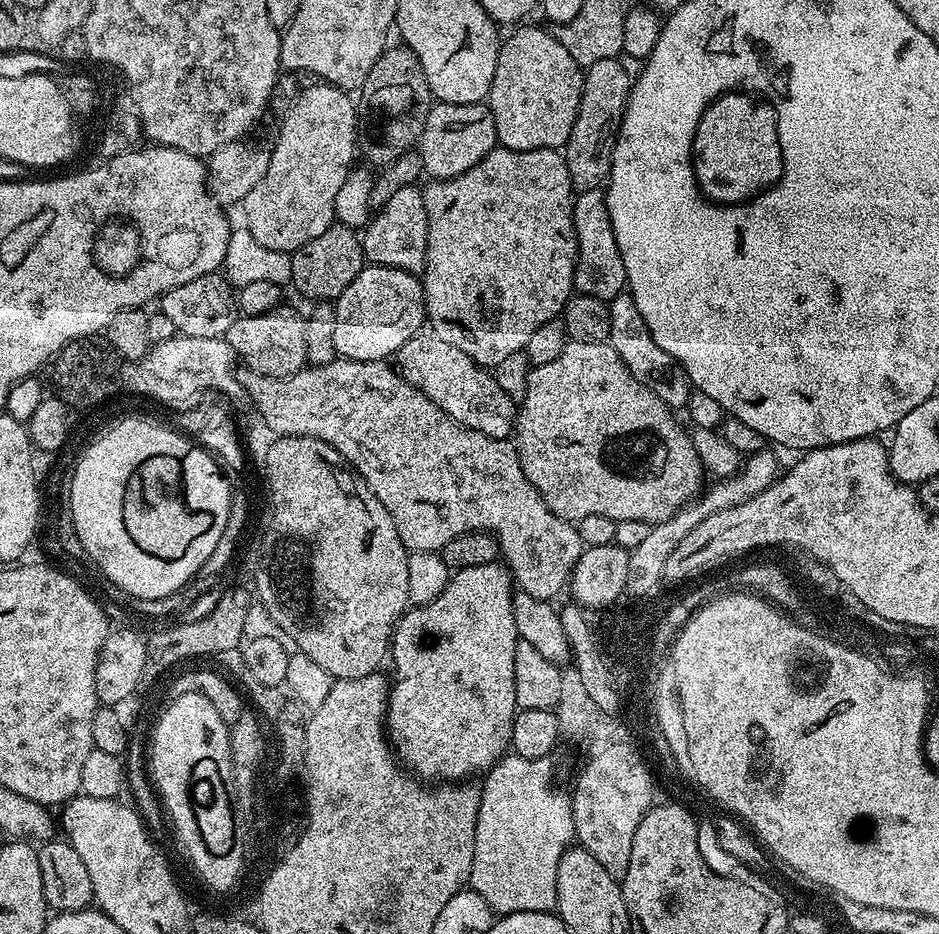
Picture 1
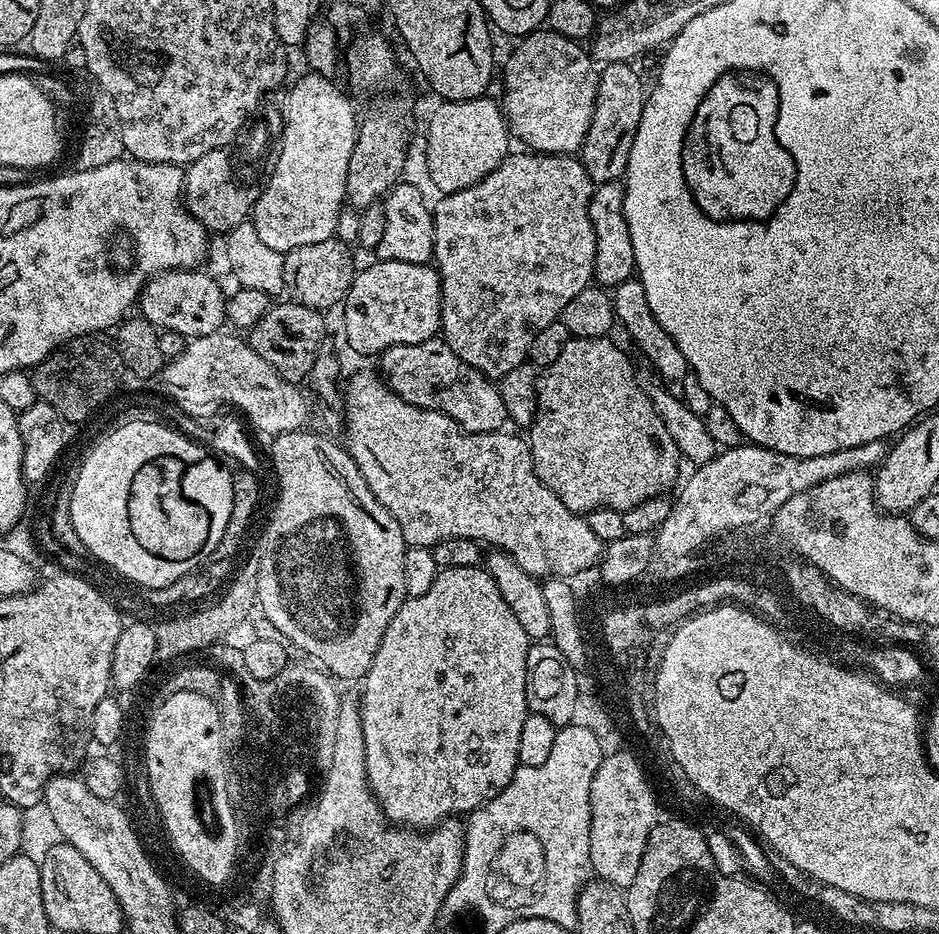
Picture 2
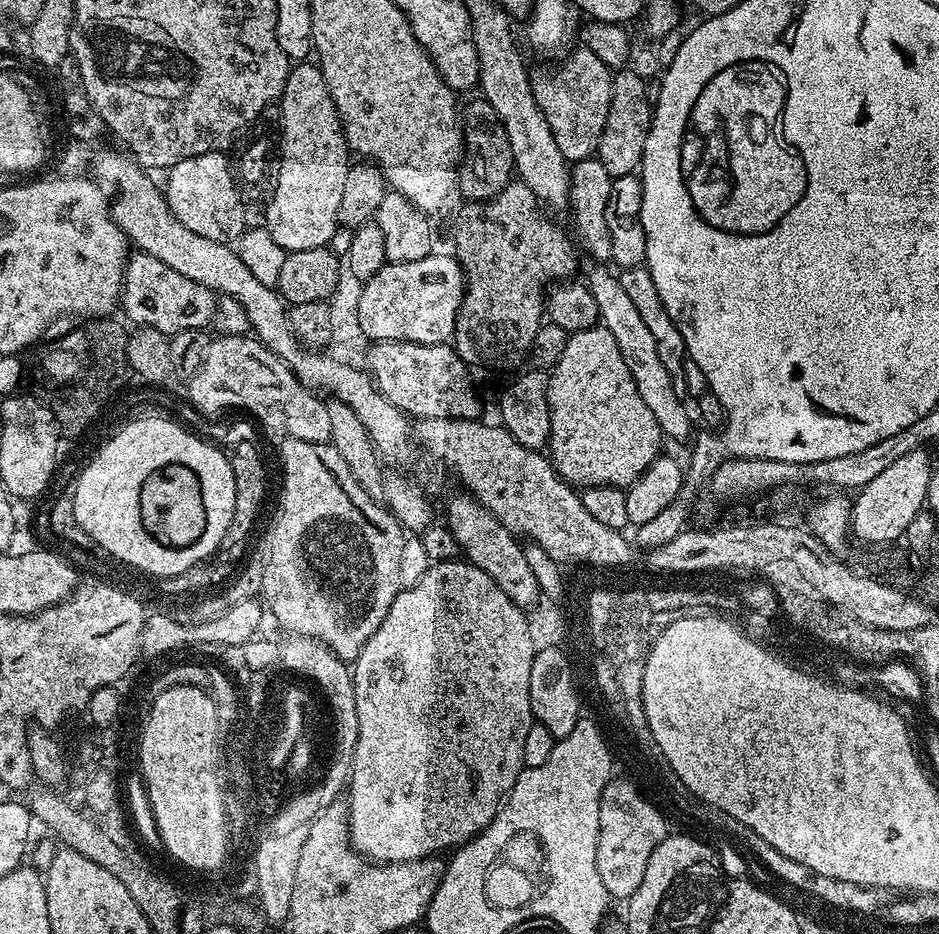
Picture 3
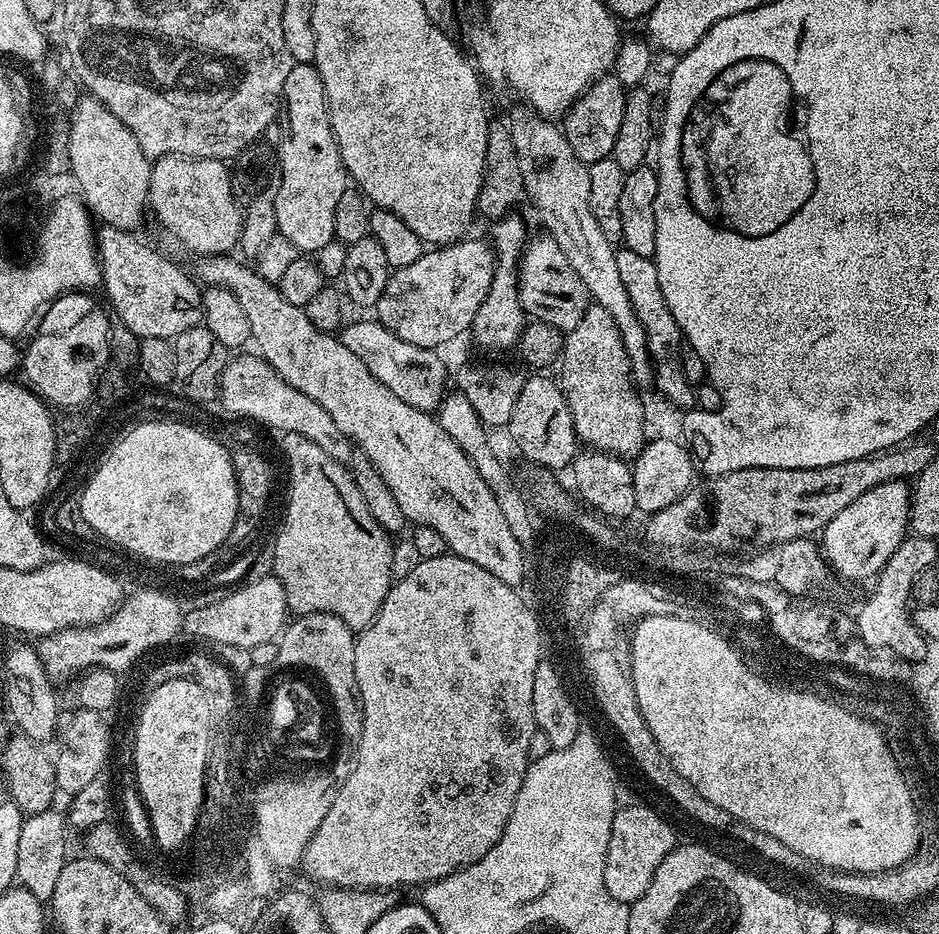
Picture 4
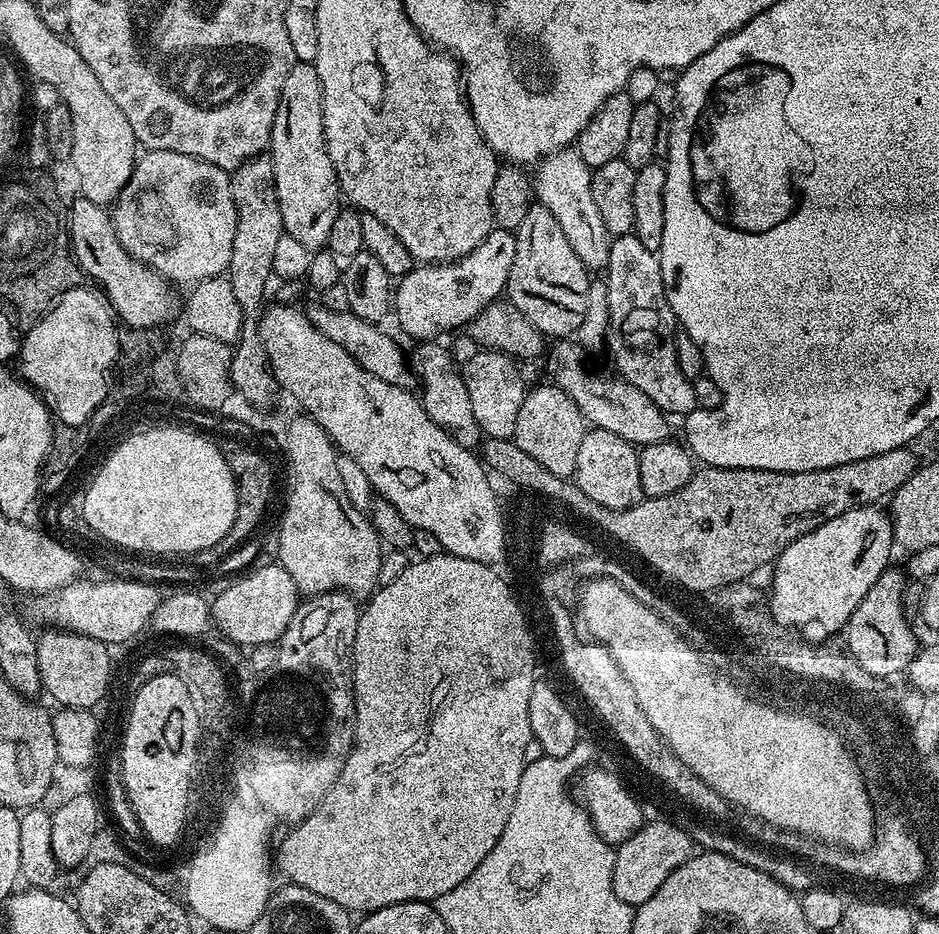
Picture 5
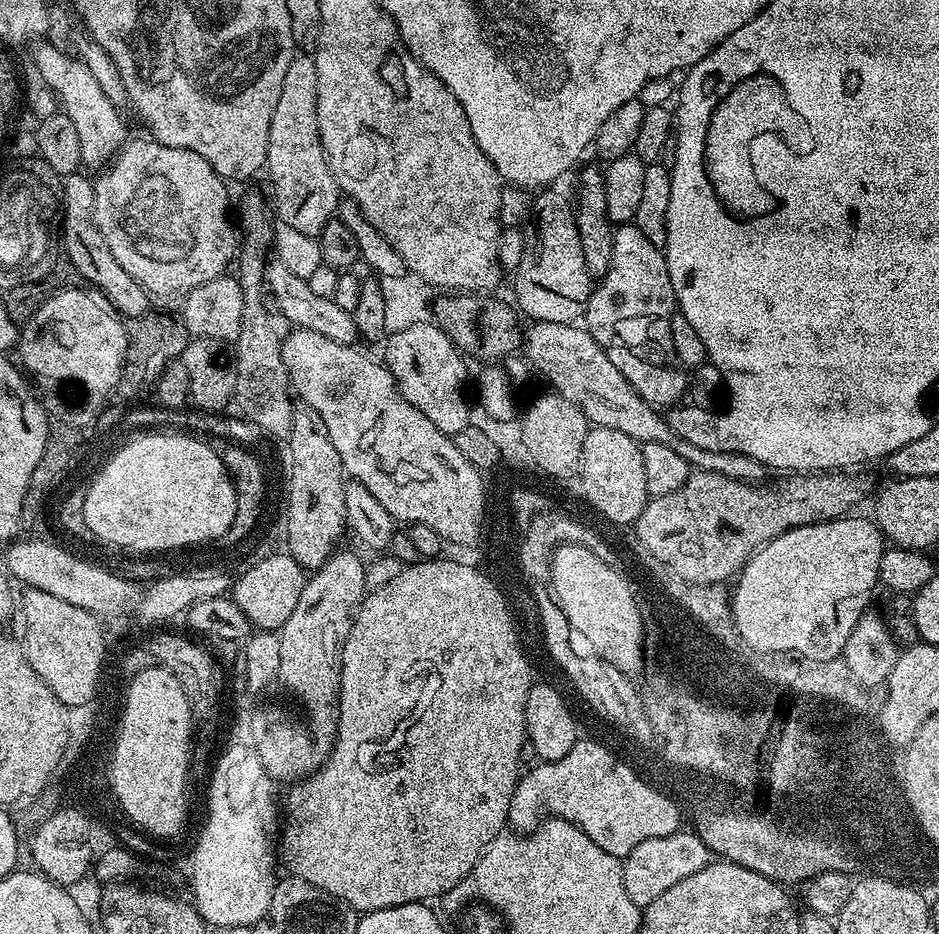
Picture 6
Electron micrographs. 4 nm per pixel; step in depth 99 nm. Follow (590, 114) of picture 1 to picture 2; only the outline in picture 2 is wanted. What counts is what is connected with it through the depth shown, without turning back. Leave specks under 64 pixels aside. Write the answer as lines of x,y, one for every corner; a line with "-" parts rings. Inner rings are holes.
628,62
618,64
604,64
599,69
596,81
596,101
594,114
590,118
590,130
586,130
586,138
582,142
578,153
580,165
592,179
593,185
605,184
611,180
619,181
624,174
624,167
630,154
630,146
634,142
634,134
638,130
638,122
642,120
642,110
646,99
646,84

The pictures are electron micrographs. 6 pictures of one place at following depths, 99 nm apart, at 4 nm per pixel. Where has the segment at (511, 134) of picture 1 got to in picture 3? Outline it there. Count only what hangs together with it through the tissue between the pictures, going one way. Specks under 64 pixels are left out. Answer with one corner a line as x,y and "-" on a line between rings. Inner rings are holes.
585,46
569,51
564,58
549,72
533,71
530,81
534,98
554,134
554,142
558,142
558,150
562,150
565,160
575,162
589,159
602,138
606,114
610,114
614,72

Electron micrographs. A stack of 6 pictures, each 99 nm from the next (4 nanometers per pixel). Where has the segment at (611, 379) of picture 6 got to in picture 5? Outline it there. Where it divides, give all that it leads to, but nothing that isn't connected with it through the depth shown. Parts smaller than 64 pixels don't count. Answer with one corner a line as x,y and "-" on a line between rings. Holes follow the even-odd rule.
560,338
555,341
552,348
552,360
556,363
556,377
554,383
578,406
578,410
584,416
585,421
591,427
610,430
610,434
618,434
618,438
626,438
626,442
637,446
645,444
657,444
669,439
669,417
638,386
629,384
623,378
607,380
596,372
588,369
584,361
585,349
572,338

